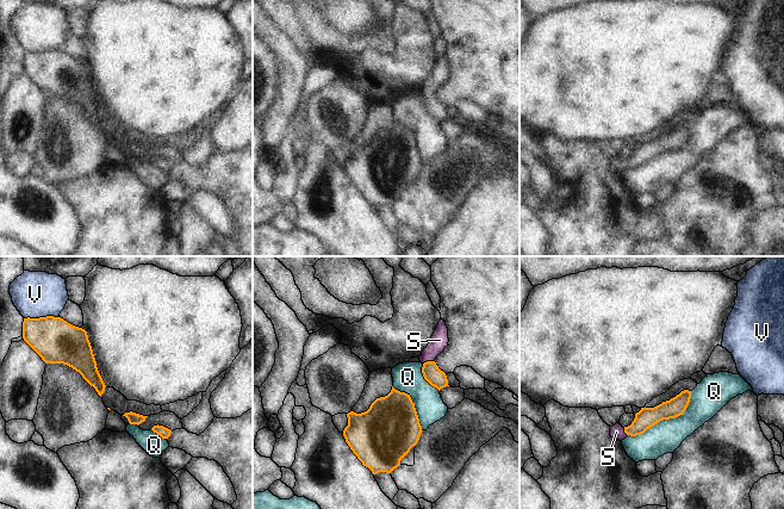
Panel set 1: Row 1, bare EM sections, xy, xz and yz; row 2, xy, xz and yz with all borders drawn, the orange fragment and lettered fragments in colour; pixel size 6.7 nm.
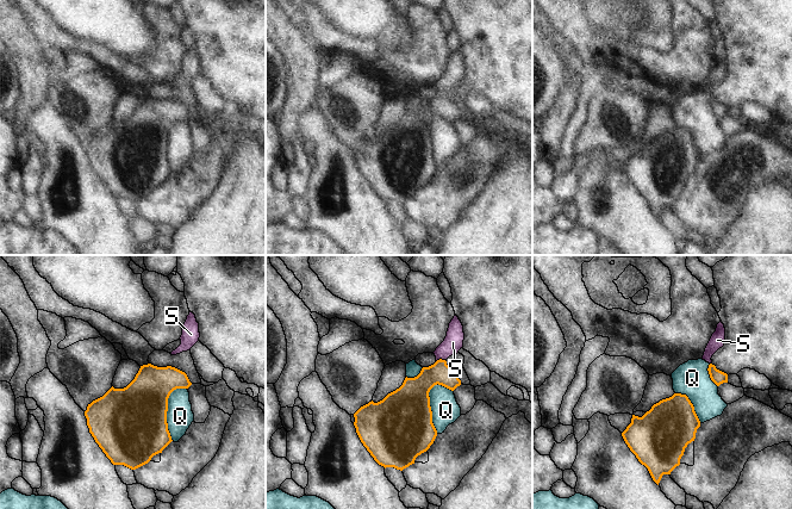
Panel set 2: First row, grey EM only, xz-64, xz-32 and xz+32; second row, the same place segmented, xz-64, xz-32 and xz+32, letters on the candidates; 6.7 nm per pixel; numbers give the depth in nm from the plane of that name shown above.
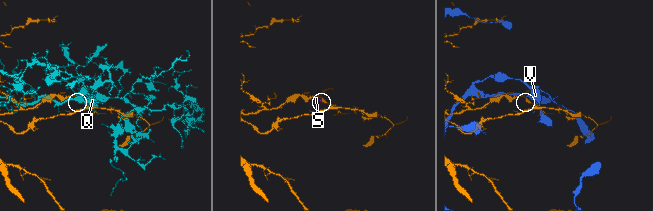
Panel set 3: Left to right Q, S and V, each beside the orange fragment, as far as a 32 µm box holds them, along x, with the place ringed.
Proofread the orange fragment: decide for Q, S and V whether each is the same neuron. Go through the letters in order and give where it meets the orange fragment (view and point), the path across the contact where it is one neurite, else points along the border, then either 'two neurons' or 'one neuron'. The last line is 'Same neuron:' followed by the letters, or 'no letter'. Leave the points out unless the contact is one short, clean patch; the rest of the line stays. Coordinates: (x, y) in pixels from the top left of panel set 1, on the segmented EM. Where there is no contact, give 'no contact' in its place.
Q: yz (666, 419) | two neurons
S: xz (428, 361) | across xz (433, 374), (428, 361), (429, 353), (440, 340) | one neuron
V: xy (41, 317) | two neurons
Same neuron: S

